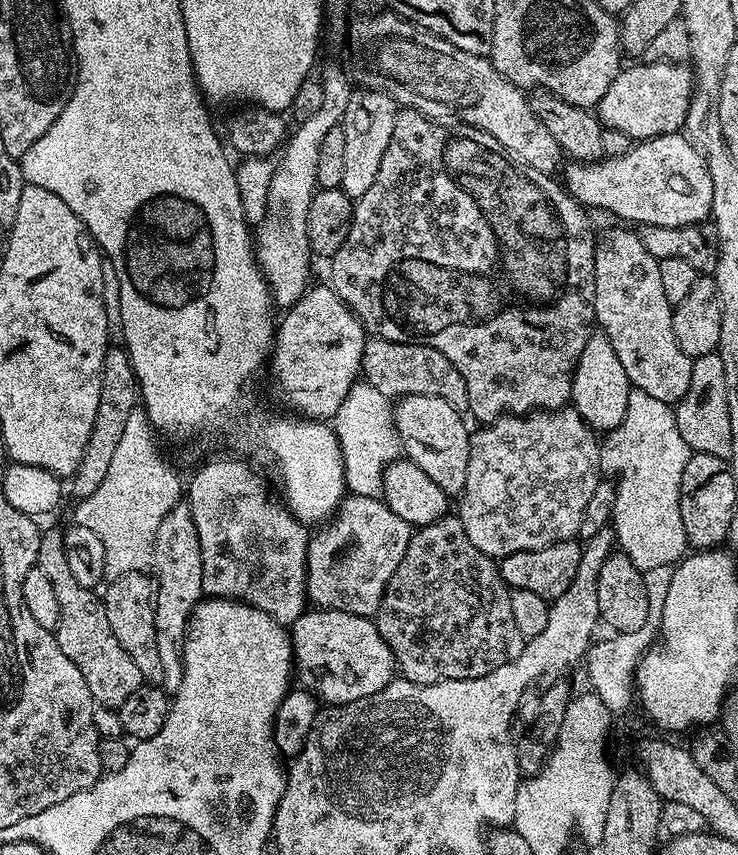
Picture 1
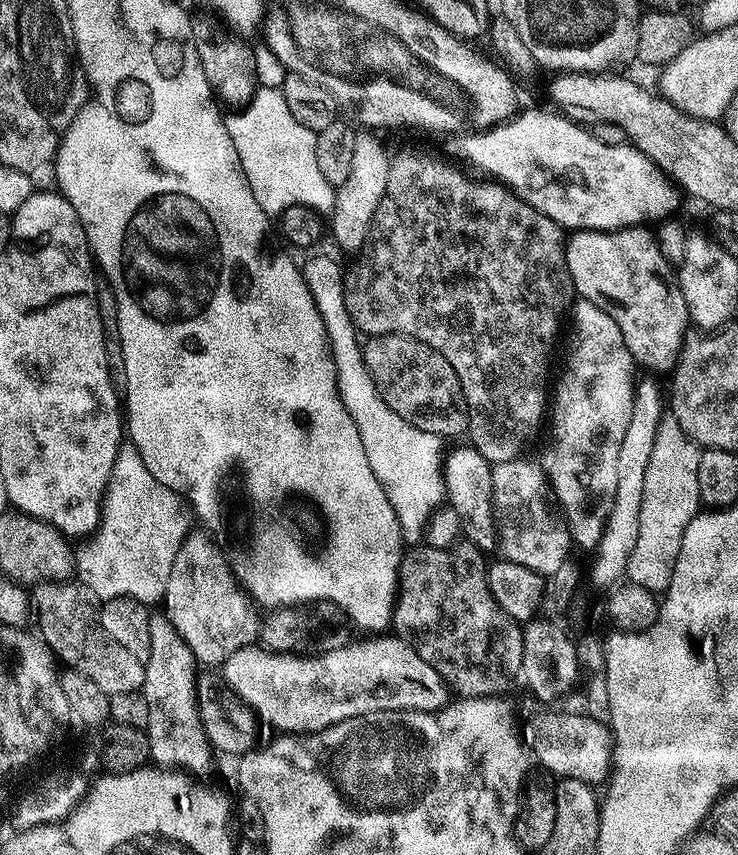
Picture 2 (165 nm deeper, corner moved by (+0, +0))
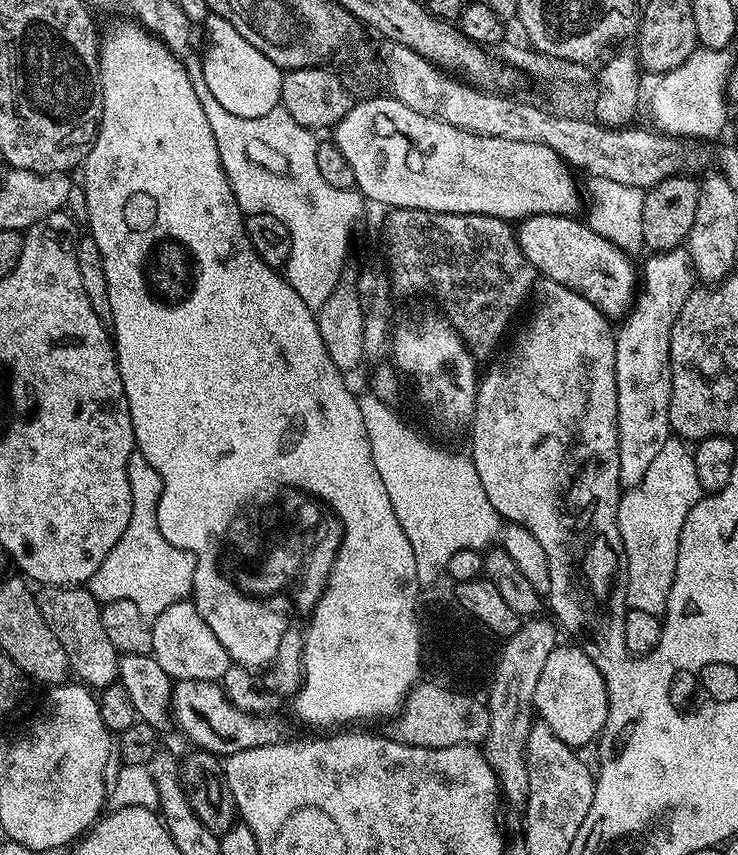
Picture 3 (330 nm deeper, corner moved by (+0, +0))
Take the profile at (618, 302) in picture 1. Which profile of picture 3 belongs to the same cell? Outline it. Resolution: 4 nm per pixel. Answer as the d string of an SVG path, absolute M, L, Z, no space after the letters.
M543 212L537 216L523 217L518 224L520 249L536 267L537 273L546 273L547 279L557 280L567 288L582 293L605 313L612 314L615 308L627 309L638 291L638 268L637 265L636 268L632 265L633 257L617 241L595 232L583 219L575 220L576 218L572 214L560 216L556 212Z

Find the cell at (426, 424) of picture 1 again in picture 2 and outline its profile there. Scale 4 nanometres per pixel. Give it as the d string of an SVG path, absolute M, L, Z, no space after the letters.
M471 446L456 448L442 460L444 473L444 495L447 507L454 510L460 519L460 527L467 543L473 544L481 552L491 553L497 547L496 519L492 509L492 469L486 458Z

